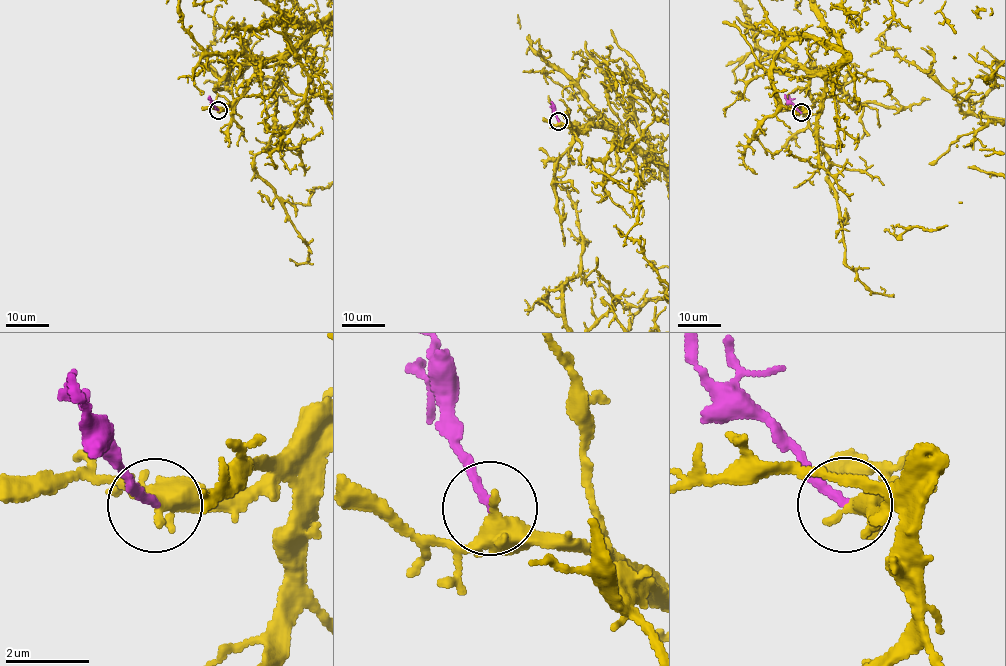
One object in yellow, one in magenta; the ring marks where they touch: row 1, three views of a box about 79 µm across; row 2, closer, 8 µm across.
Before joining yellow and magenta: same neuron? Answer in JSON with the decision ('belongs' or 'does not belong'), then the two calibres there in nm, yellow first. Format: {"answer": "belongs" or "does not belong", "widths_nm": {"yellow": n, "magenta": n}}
{"answer": "belongs", "widths_nm": {"yellow": 280, "magenta": 200}}

